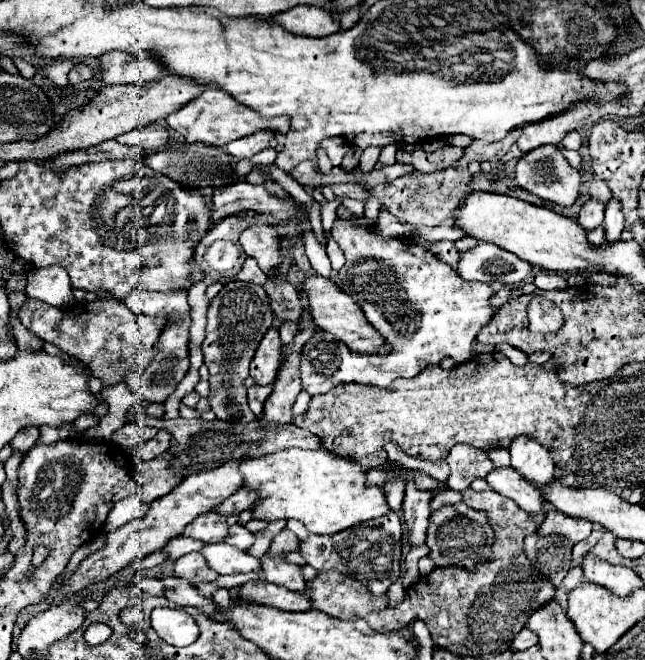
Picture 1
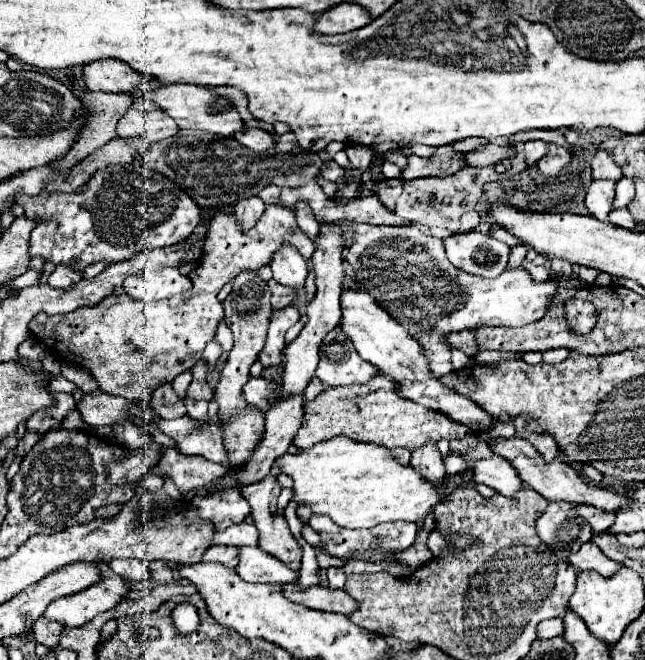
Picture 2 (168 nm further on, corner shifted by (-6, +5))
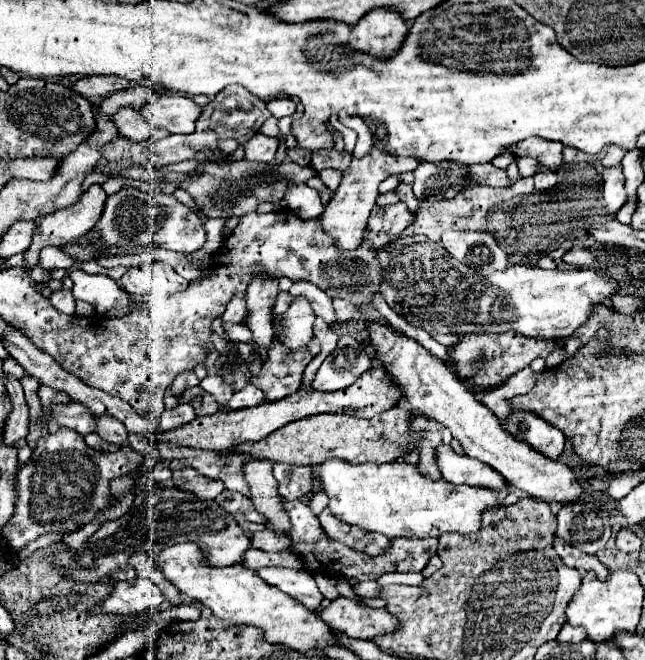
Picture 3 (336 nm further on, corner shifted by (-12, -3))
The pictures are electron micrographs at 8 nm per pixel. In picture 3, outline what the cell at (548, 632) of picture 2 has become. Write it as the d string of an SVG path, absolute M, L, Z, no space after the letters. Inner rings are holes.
M566 624L566 626L560 630L560 634L558 634L558 640L560 640L560 642L580 642L580 640L584 640L584 638L588 638L588 634L584 632L584 628L574 628L574 626L570 626L570 624Z

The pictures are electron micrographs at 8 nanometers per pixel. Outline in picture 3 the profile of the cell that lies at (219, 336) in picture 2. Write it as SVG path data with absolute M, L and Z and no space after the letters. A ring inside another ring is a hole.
M234 296L234 298L228 302L226 312L222 314L222 320L224 320L224 322L240 322L244 316L246 316L246 300Z

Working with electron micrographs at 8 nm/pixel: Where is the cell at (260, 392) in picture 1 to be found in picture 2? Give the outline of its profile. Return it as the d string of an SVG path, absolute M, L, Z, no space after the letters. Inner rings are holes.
M250 378L244 386L244 398L246 402L254 404L256 408L260 408L262 412L268 410L268 396L272 396L276 392L278 384L270 382L266 378Z

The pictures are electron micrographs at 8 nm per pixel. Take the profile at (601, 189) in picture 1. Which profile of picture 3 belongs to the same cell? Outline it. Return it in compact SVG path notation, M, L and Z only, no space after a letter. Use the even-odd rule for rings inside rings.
M608 146L608 152L606 152L606 156L604 156L604 160L602 160L602 166L620 166L620 160L622 160L622 156L624 156L626 152L624 152L624 148L616 148L616 146Z

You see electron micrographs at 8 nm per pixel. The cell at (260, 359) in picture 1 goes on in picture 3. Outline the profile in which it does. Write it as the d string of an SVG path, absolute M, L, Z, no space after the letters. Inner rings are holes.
M302 296L294 298L290 308L280 316L282 336L280 340L290 348L298 350L306 346L312 338L312 324L316 320L316 314L312 312L312 306Z

